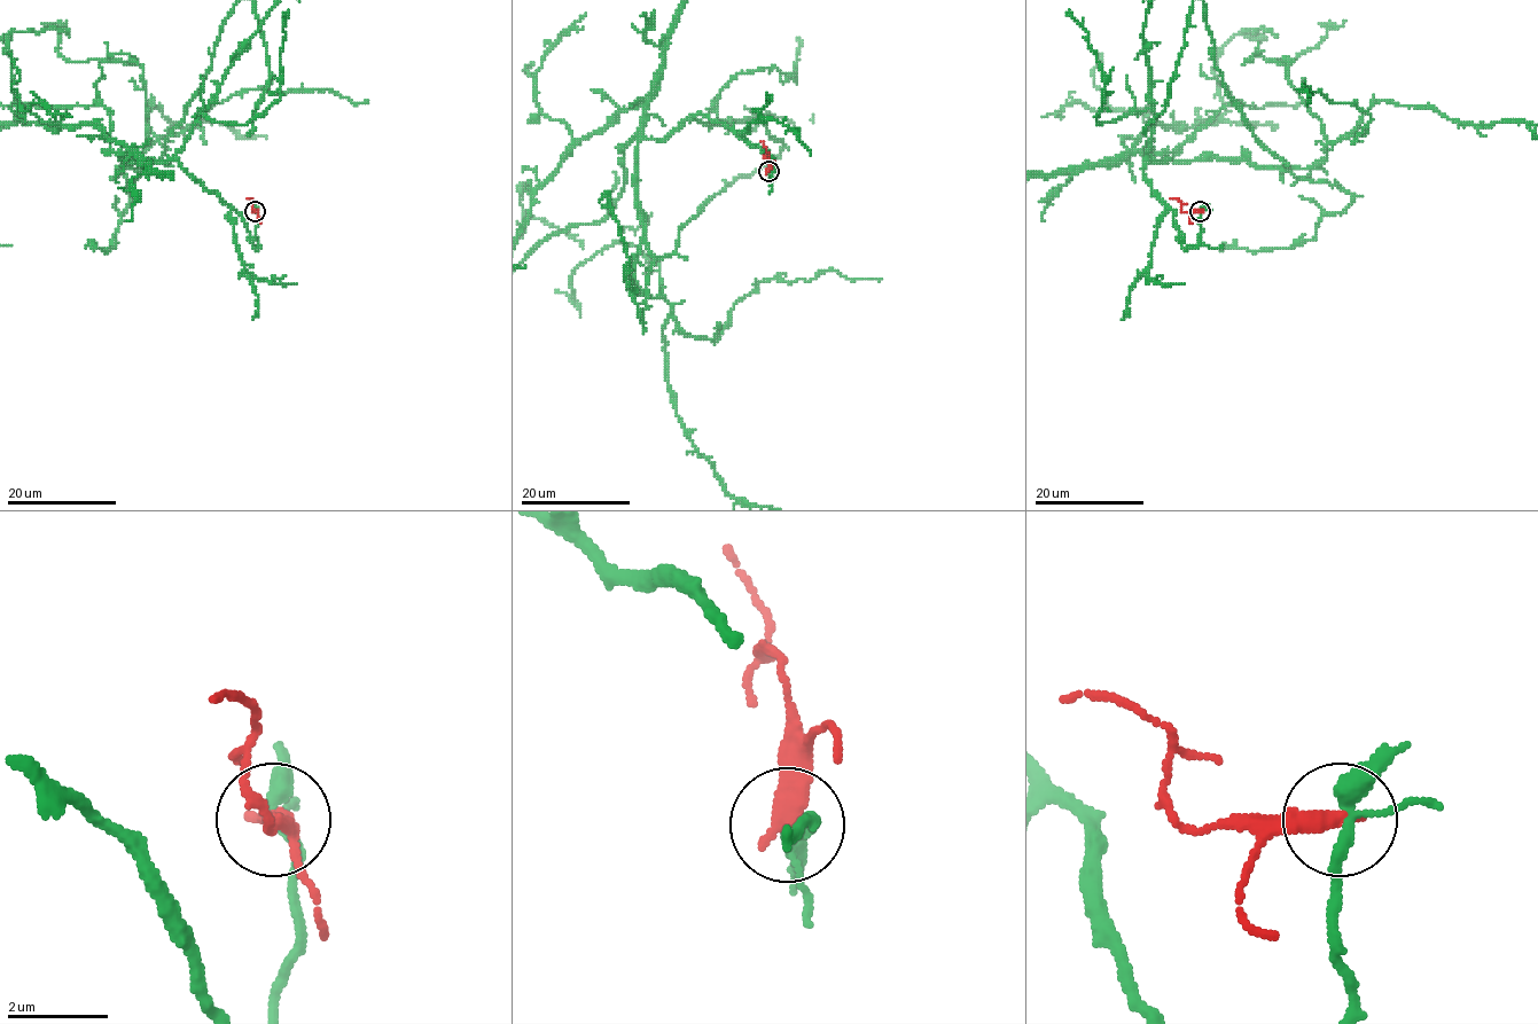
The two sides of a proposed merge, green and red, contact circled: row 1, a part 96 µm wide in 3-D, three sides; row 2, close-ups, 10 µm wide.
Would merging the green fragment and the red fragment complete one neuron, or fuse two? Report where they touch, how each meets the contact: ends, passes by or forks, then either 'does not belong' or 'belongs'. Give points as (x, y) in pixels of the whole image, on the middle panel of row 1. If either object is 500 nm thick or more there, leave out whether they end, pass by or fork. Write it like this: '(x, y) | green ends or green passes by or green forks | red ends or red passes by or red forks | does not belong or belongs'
(768, 171) | green forks | red ends | does not belong

